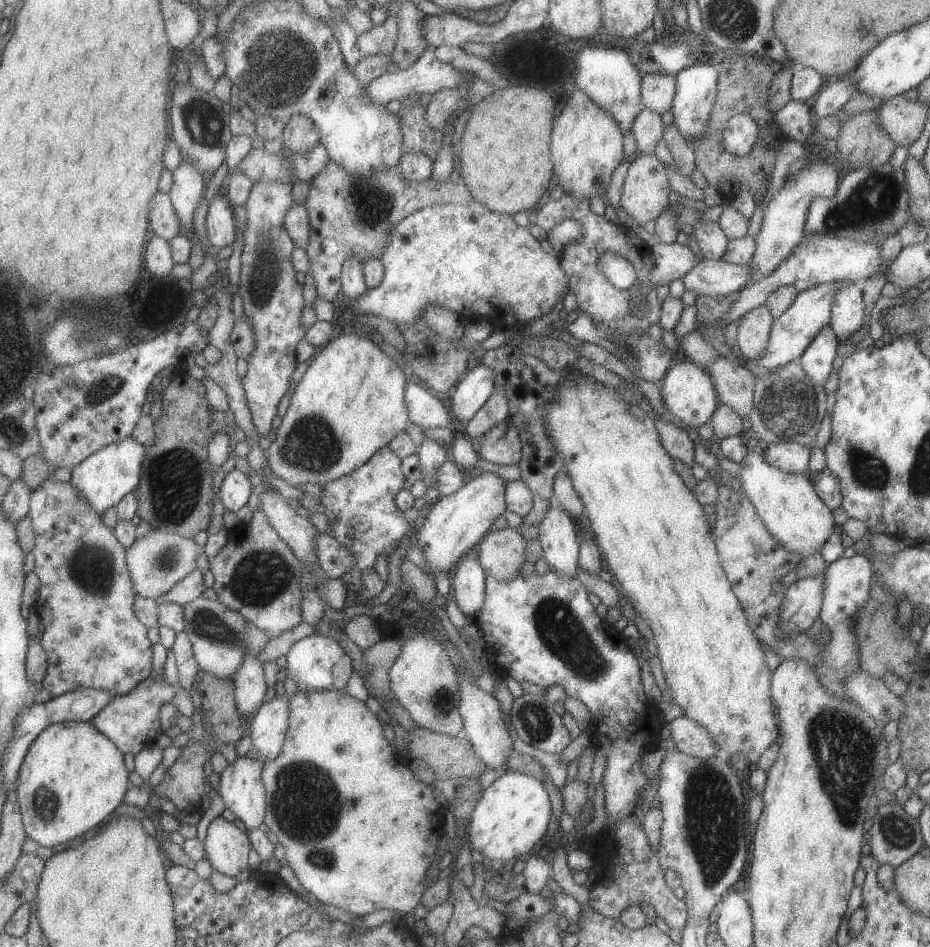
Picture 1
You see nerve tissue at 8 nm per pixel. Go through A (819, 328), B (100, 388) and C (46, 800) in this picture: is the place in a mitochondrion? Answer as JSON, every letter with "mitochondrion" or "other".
{"A":"other","B":"mitochondrion","C":"mitochondrion"}

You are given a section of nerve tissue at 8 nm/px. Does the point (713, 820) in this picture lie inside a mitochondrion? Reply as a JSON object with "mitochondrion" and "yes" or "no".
{"mitochondrion":"yes"}

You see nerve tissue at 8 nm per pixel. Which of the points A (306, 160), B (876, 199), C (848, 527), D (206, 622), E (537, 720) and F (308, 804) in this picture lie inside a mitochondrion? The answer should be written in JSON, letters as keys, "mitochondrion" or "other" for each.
{"A":"other","B":"mitochondrion","C":"other","D":"mitochondrion","E":"mitochondrion","F":"mitochondrion"}

